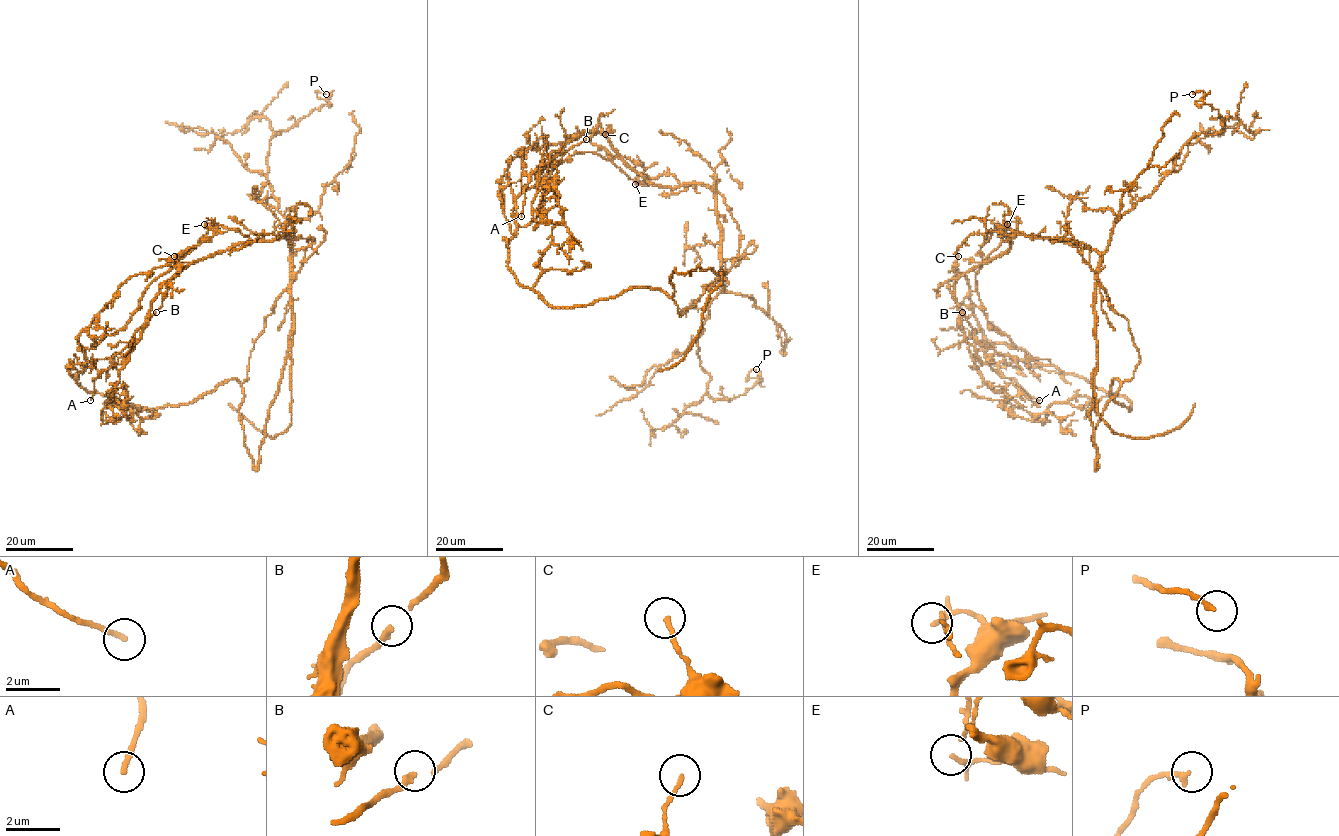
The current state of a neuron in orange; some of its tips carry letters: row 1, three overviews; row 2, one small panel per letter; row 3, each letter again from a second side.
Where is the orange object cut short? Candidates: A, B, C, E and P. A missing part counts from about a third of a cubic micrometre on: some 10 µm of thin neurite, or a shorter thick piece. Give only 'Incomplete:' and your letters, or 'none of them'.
Incomplete: none of them

